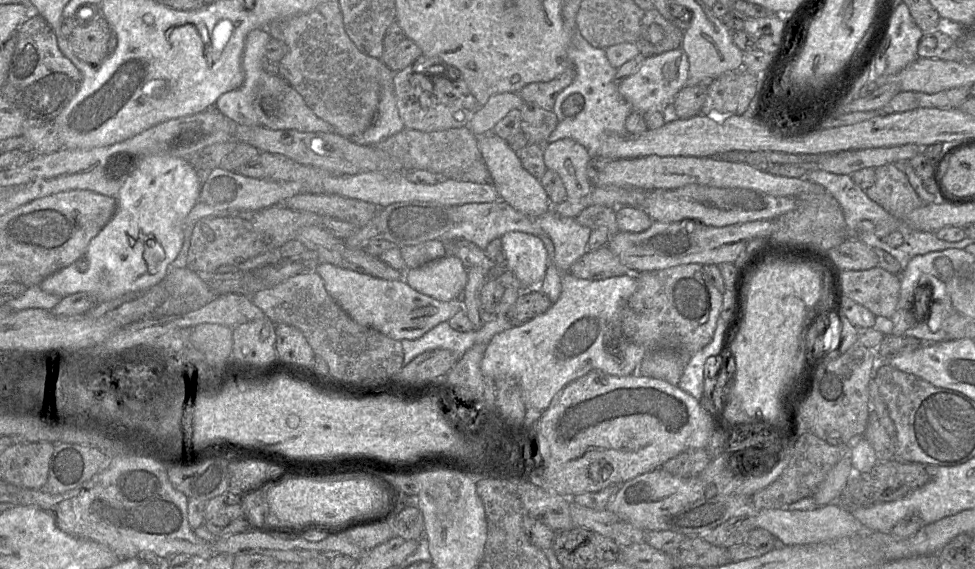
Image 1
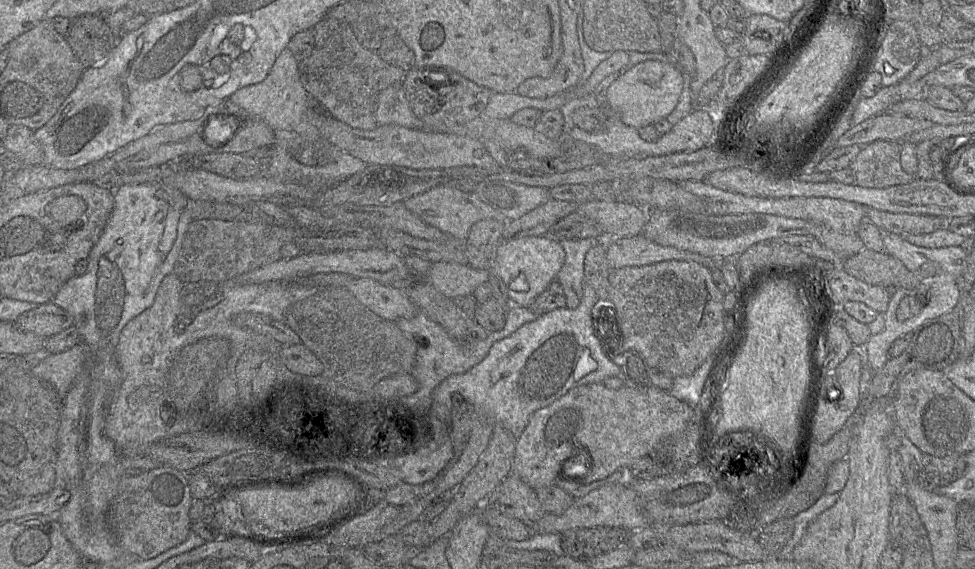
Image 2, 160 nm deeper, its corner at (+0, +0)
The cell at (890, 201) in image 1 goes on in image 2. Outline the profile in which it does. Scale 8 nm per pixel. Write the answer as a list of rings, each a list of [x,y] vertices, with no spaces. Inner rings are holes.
[[[877,140],[864,145],[850,164],[856,185],[887,188],[910,183],[914,176],[903,170],[900,162],[901,143]]]

